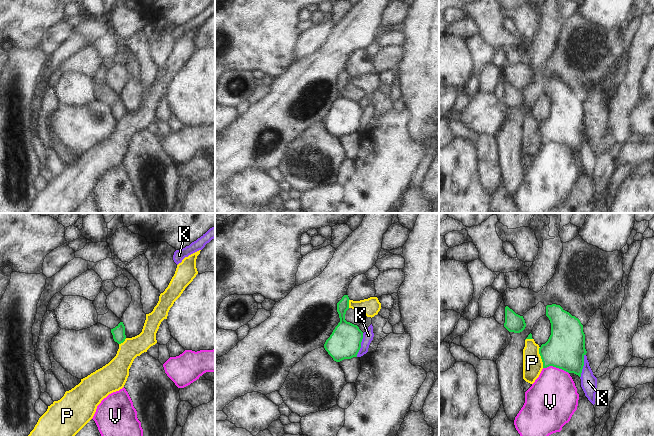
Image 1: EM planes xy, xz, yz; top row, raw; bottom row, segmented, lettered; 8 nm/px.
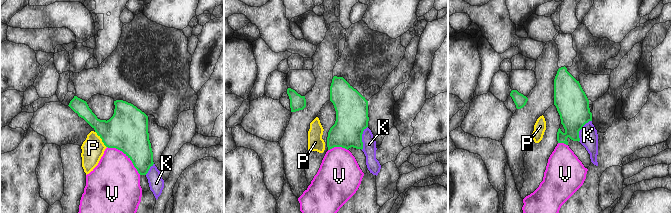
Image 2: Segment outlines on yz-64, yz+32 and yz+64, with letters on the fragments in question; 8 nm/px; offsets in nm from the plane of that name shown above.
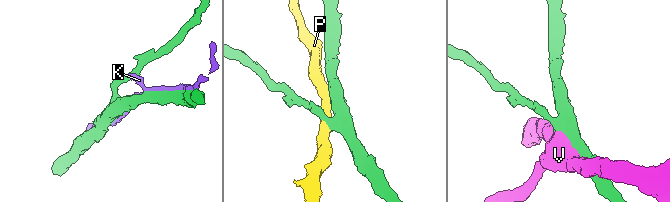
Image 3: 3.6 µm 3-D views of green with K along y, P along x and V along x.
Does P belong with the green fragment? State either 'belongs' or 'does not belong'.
does not belong

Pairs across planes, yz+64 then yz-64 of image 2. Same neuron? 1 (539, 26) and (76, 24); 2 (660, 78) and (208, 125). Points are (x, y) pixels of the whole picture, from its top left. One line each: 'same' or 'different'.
1: same
2: same

